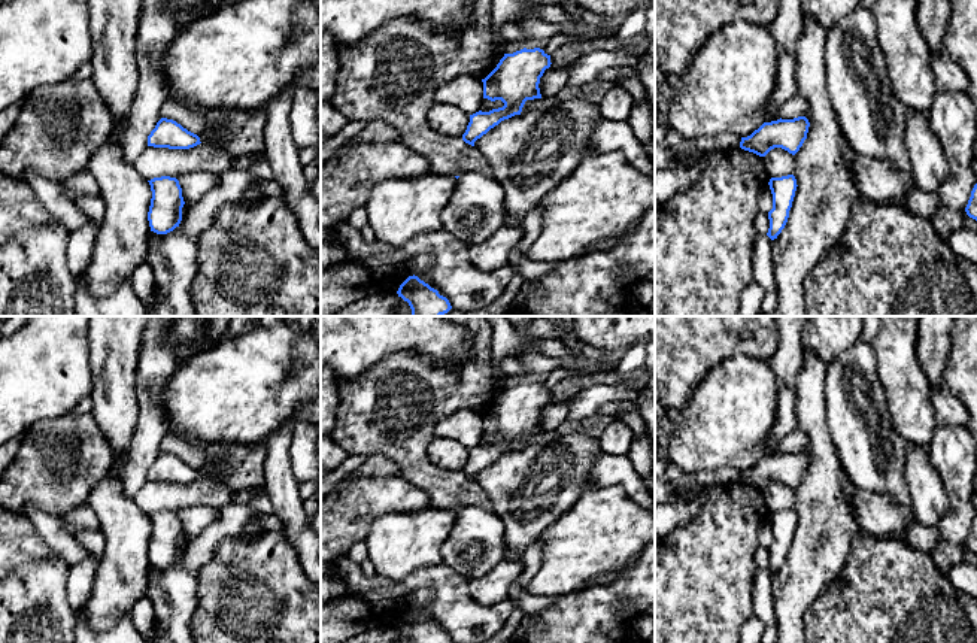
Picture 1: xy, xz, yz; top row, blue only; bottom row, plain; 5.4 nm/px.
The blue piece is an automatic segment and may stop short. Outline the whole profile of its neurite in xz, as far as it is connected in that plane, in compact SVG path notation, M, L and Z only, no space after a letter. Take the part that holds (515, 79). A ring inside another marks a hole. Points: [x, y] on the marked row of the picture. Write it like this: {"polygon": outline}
{"polygon": "M533 15L521 18L518 24L524 30L524 37L504 42L504 57L482 79L483 98L501 100L504 106L470 115L462 140L471 146L501 121L521 115L527 100L541 98L540 78L552 64L543 48L552 36L570 30L567 25L550 24Z"}

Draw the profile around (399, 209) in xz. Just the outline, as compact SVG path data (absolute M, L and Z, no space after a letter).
M434 172L376 184L364 207L376 239L400 246L416 236L442 230L440 213L455 185L455 176Z

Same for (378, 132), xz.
M374 121L367 124L367 127L359 131L352 143L391 143L400 142L400 133L389 124L382 121Z

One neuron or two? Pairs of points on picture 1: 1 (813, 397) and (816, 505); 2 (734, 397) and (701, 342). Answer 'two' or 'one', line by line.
1: one
2: two

